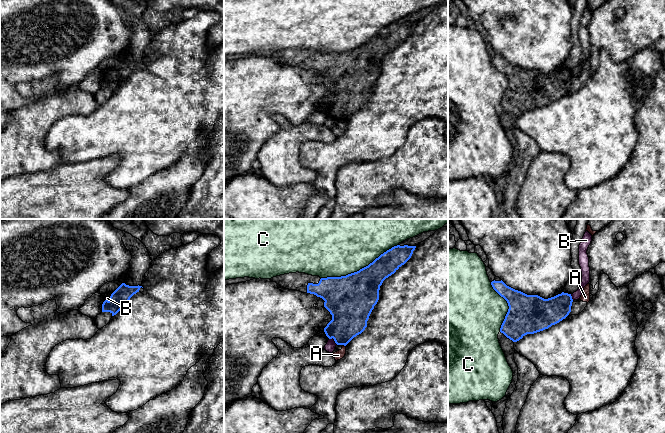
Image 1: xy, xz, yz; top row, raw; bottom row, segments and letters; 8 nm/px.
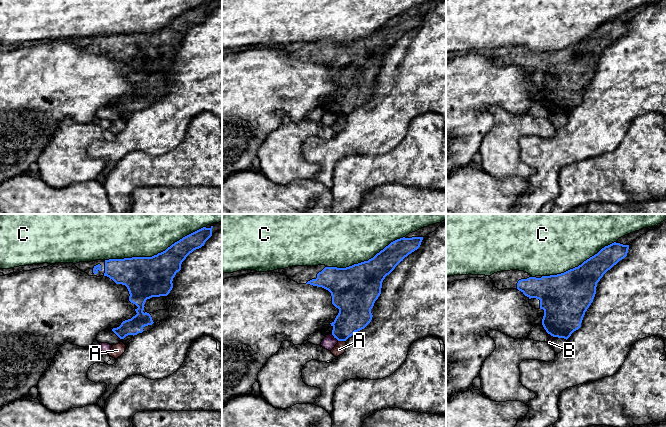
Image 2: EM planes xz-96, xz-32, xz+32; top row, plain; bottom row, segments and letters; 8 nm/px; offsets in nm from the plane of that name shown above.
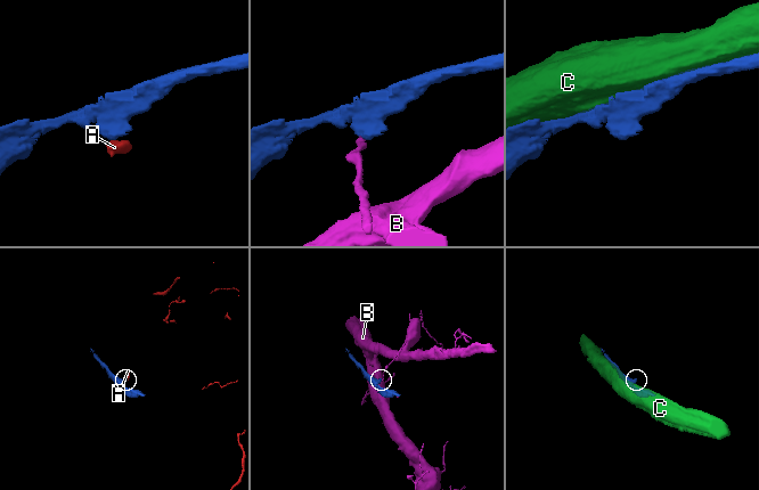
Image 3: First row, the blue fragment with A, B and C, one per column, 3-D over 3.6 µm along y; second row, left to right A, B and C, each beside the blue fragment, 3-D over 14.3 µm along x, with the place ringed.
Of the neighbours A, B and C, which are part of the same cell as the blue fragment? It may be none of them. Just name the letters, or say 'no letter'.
no letter

